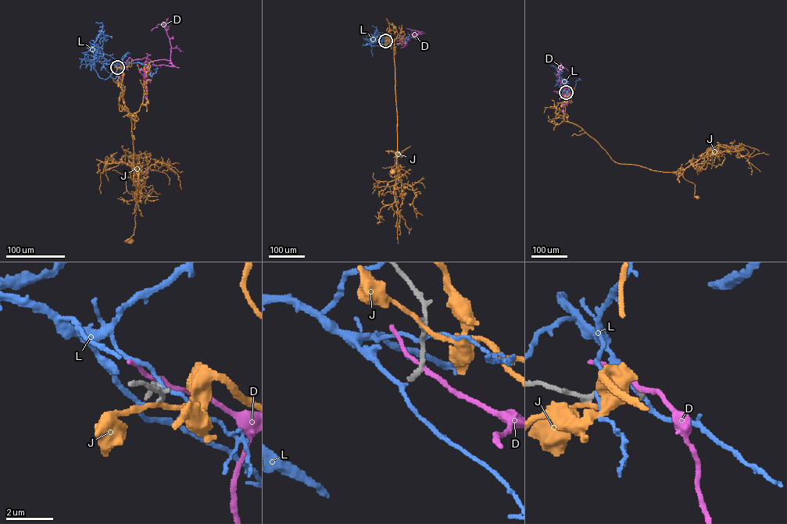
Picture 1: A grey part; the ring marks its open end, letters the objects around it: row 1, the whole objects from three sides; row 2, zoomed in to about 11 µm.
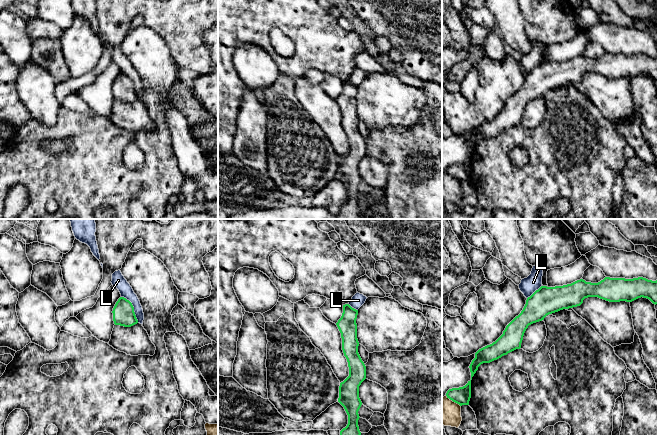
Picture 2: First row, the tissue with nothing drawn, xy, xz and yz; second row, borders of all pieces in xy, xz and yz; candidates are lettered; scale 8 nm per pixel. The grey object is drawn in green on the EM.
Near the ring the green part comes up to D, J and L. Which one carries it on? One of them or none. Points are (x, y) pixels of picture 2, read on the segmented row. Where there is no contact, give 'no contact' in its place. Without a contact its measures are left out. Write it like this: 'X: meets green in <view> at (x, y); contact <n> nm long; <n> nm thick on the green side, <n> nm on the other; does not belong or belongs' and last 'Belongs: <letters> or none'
D: no contact; does not belong
J: meets green in yz at (453, 401); contact 160 nm long; 140 nm thick on the green side, 220 nm on the other; does not belong
L: meets green in xy at (133, 308); contact 260 nm long; 180 nm thick on the green side, 110 nm on the other; does not belong
Belongs: none

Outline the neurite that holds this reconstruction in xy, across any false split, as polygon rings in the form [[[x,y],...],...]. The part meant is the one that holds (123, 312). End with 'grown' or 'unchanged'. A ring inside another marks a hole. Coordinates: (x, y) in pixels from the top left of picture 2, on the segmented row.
[[[124,297],[118,299],[112,313],[115,325],[131,327],[138,323],[132,303]]]; unchanged

